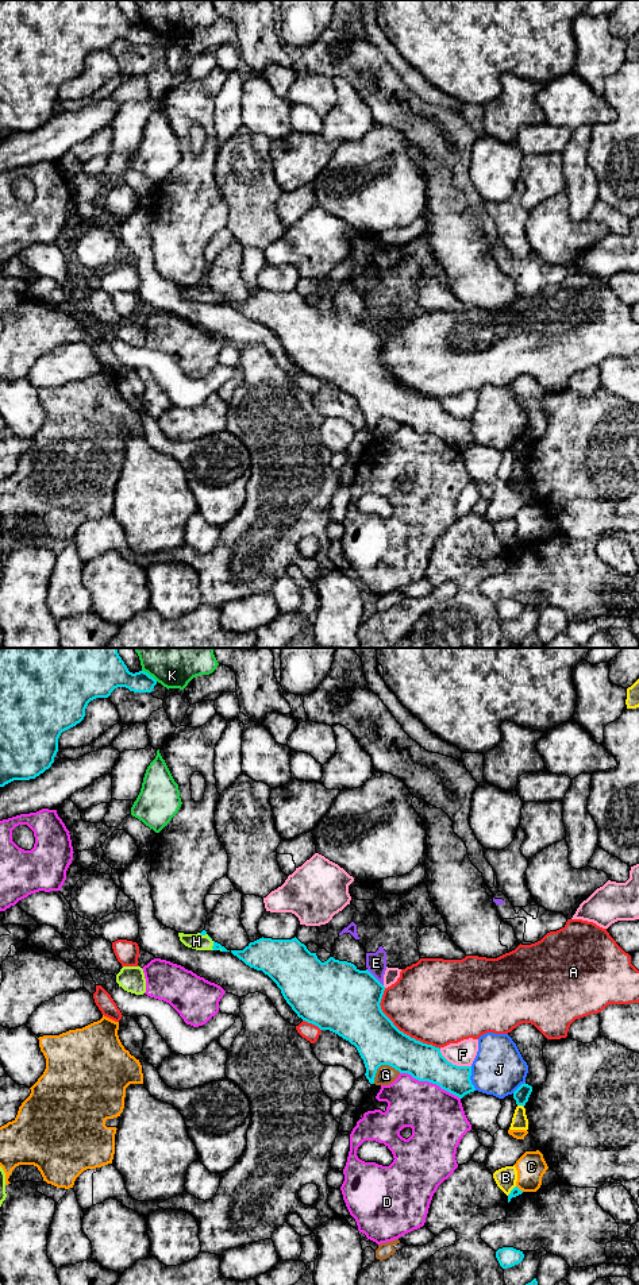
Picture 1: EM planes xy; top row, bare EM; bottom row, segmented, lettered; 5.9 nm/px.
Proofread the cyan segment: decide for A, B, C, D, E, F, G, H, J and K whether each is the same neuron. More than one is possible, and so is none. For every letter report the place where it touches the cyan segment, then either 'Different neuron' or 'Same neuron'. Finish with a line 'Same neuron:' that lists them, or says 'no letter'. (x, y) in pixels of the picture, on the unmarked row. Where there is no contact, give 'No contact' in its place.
A: Touches cyan at xy (397, 381). Different neuron
B: Touches cyan at xy (511, 543). Different neuron
C: Touches cyan at xy (519, 541). Different neuron
D: Touches cyan at xy (430, 433). Different neuron
E: Touches cyan at xy (374, 330). Different neuron
F: Touches cyan at xy (454, 417). Different neuron
G: Touches cyan at xy (381, 416). Different neuron
H: Touches cyan at xy (210, 289). Same neuron
J: Touches cyan at xy (469, 431). Different neuron
K: Touches cyan at xy (149, 27). Different neuron
Same neuron: H

